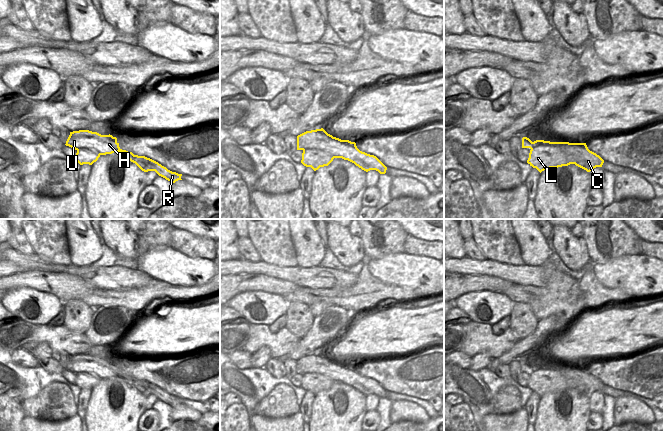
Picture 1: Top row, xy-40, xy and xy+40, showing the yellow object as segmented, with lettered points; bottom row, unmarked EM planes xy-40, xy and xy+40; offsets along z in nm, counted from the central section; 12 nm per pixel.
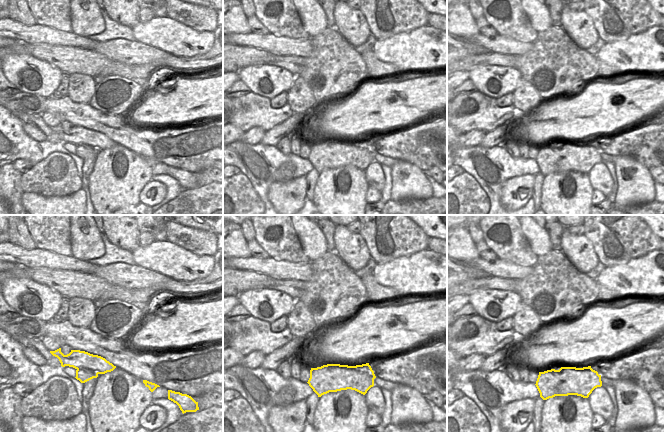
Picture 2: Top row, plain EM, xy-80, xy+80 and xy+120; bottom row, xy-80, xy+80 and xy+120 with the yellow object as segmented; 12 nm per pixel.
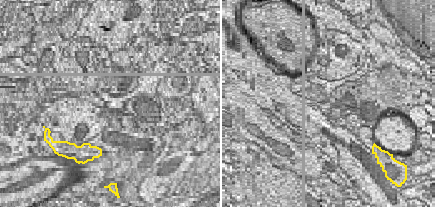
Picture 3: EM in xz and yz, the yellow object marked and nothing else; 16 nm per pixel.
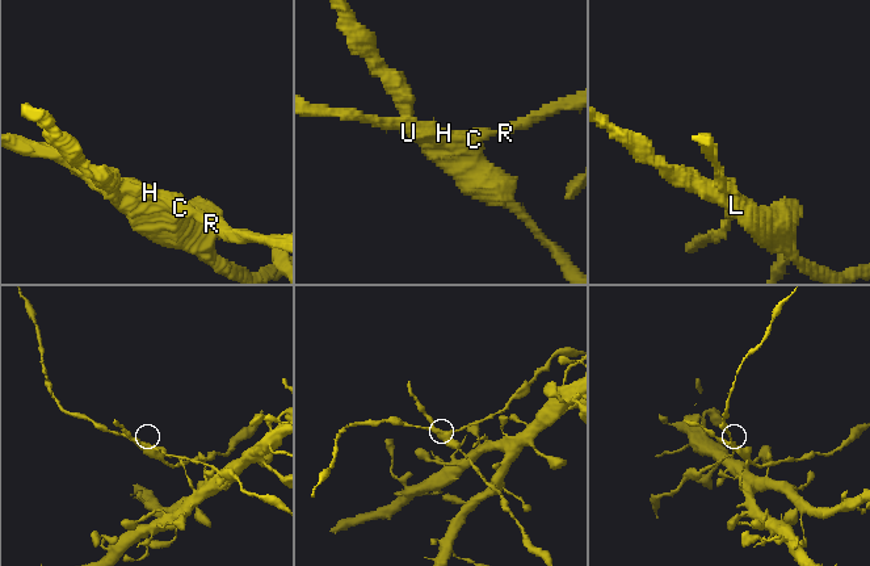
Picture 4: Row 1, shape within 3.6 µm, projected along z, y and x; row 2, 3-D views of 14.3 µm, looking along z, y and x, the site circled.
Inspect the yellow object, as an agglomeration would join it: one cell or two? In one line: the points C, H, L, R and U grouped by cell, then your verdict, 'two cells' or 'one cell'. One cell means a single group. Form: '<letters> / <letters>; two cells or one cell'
C H R U / L; two cells

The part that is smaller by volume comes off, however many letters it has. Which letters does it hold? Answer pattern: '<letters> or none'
L

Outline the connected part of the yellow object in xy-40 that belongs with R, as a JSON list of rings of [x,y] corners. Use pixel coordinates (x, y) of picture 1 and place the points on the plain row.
[[[89,354],[73,355],[70,356],[70,359],[65,369],[75,374],[78,374],[80,372],[86,372],[88,374],[93,374],[100,379],[120,376],[125,379],[126,382],[129,383],[131,386],[135,387],[144,396],[155,395],[159,400],[170,405],[172,408],[178,404],[182,404],[182,398],[172,396],[150,382],[134,379],[132,376],[122,374],[119,371],[117,362],[113,361],[110,358],[101,359],[97,356],[92,356]]]

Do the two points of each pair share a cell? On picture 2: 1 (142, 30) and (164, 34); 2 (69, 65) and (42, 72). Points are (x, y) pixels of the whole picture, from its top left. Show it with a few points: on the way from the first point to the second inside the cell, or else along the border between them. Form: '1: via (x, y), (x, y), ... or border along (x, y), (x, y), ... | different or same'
1: via (147, 32), (159, 32) | same
2: border along (37, 59), (43, 59), (55, 65), (62, 72) | different

